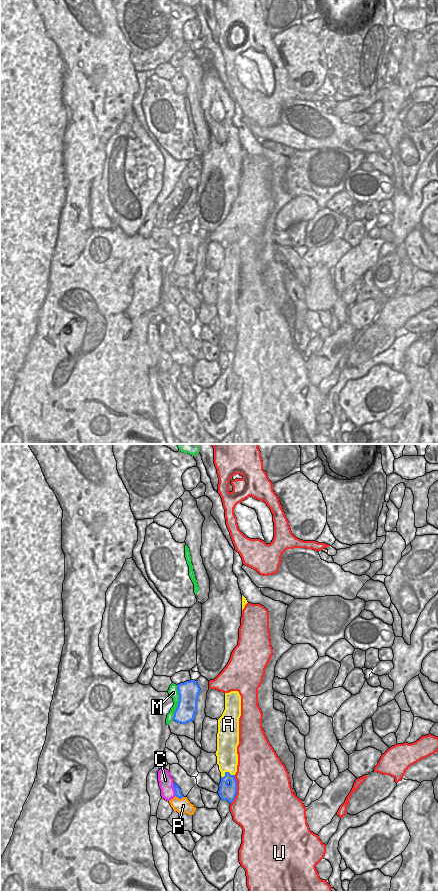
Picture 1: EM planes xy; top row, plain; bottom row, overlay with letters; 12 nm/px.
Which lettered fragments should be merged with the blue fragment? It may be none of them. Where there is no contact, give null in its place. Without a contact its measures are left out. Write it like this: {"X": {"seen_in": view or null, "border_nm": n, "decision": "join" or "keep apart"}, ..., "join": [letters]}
{"A": {"seen_in": "xy", "border_nm": 170, "decision": "keep apart"}, "C": {"seen_in": "xy", "border_nm": 170, "decision": "keep apart"}, "M": {"seen_in": "xy", "border_nm": 420, "decision": "keep apart"}, "P": {"seen_in": "xy", "border_nm": 110, "decision": "keep apart"}, "U": {"seen_in": "xy", "border_nm": 360, "decision": "keep apart"}, "join": []}

